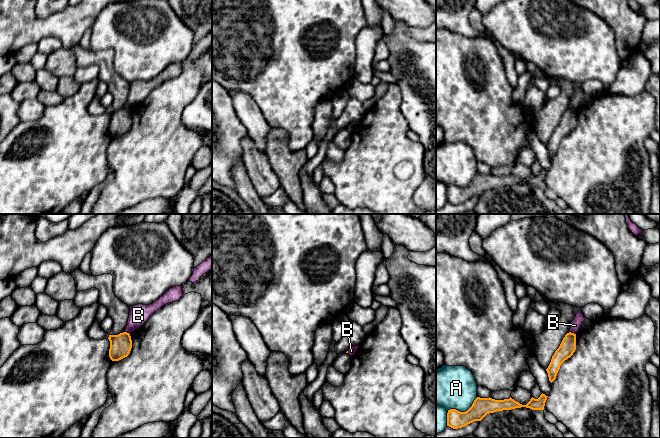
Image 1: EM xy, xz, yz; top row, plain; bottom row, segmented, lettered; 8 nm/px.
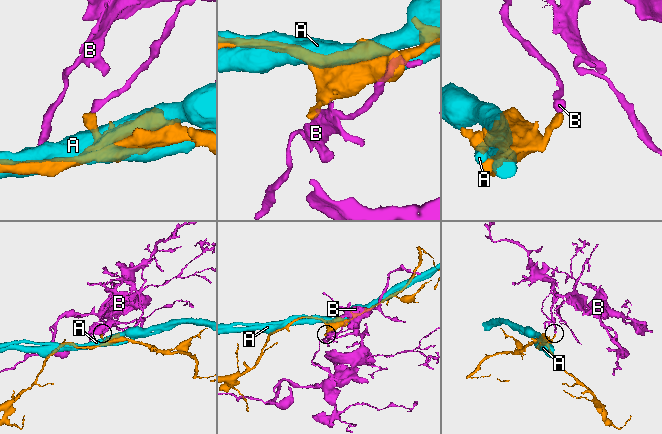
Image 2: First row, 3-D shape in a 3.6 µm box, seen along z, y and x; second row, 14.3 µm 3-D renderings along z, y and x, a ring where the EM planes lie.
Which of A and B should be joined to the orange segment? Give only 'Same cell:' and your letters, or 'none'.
Same cell: none

